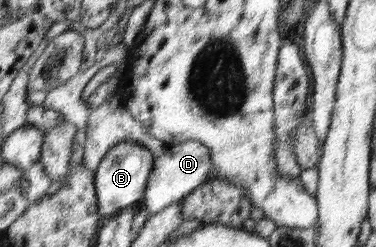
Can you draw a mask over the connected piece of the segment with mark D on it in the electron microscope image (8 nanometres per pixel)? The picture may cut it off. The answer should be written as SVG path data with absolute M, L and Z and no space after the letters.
M187 141L168 147L166 152L155 159L154 170L147 182L147 191L141 203L148 215L157 215L164 208L186 198L194 189L202 186L208 176L214 174L211 153L202 142Z

